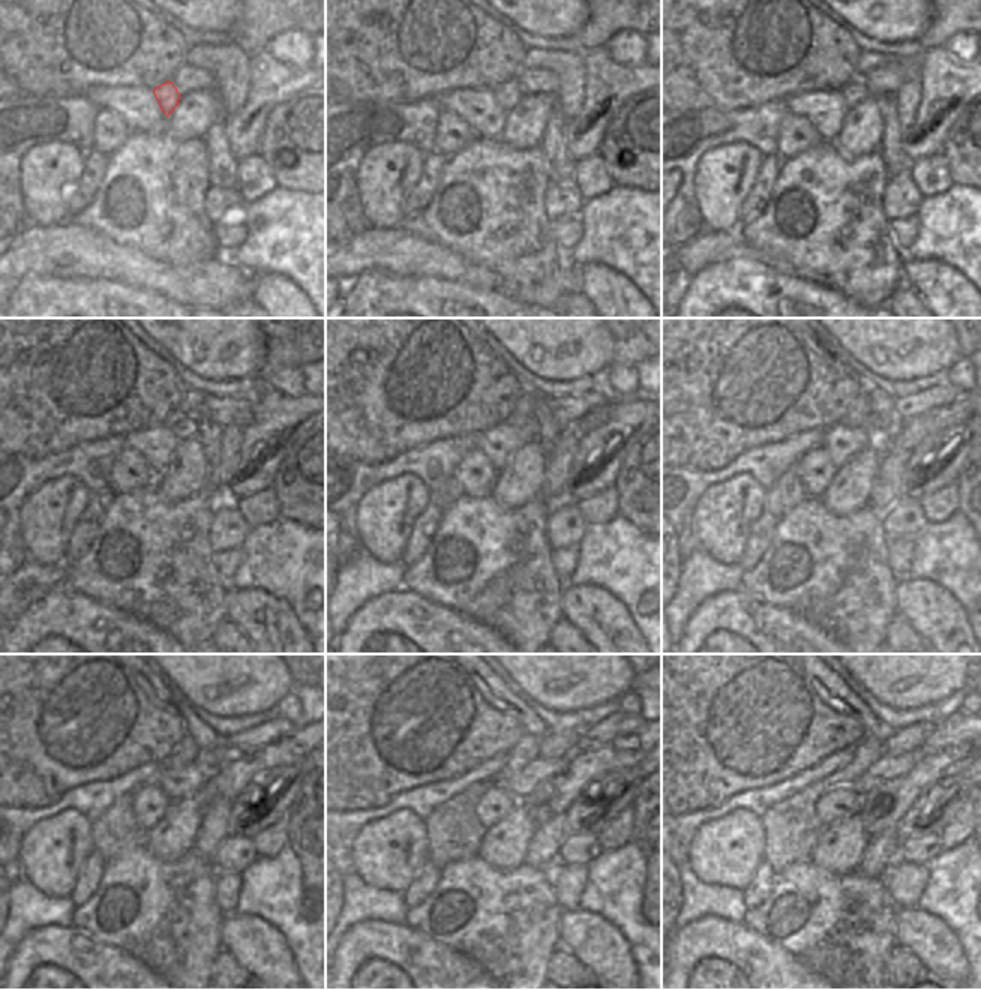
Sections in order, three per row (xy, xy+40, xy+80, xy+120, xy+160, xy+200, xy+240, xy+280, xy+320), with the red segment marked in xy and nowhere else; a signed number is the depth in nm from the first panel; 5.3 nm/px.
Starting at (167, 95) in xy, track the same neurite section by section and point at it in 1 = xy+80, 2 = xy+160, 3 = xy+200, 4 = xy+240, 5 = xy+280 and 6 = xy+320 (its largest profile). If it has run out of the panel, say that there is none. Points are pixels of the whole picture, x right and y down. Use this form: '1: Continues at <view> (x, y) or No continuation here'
1: Continues at xy+80 (854, 92)
2: Continues at xy+160 (530, 426)
3: Continues at xy+200 (873, 425)
4: Continues at xy+240 (216, 756)
5: Continues at xy+280 (564, 744)
6: Continues at xy+320 (911, 738)

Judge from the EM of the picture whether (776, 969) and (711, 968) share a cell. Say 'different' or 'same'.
same

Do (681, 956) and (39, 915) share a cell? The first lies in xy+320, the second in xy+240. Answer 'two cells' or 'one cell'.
two cells

